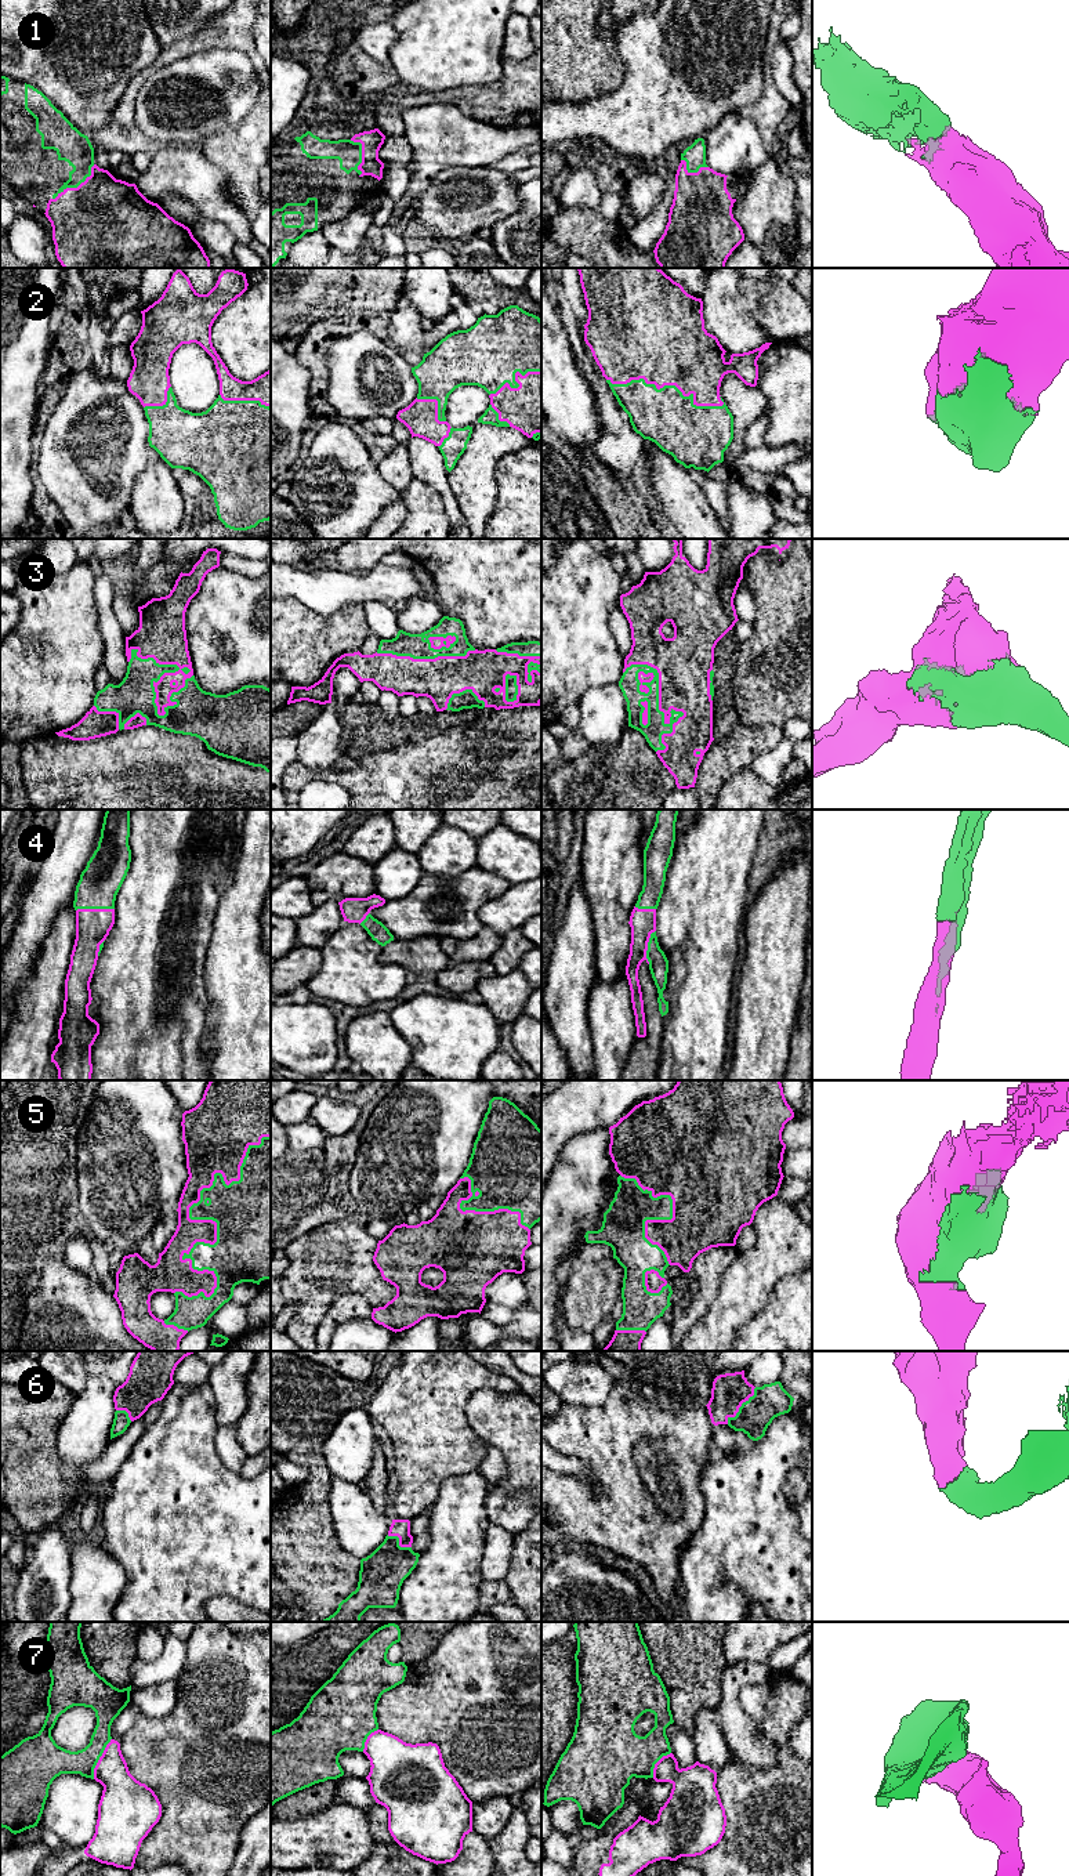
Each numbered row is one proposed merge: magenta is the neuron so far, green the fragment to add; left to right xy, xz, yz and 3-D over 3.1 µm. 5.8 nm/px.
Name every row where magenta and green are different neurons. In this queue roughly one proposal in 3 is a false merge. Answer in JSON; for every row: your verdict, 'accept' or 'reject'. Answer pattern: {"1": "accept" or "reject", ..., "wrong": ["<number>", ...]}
{"1": "accept", "2": "accept", "3": "accept", "4": "accept", "5": "accept", "6": "accept", "7": "reject", "wrong": ["7"]}

